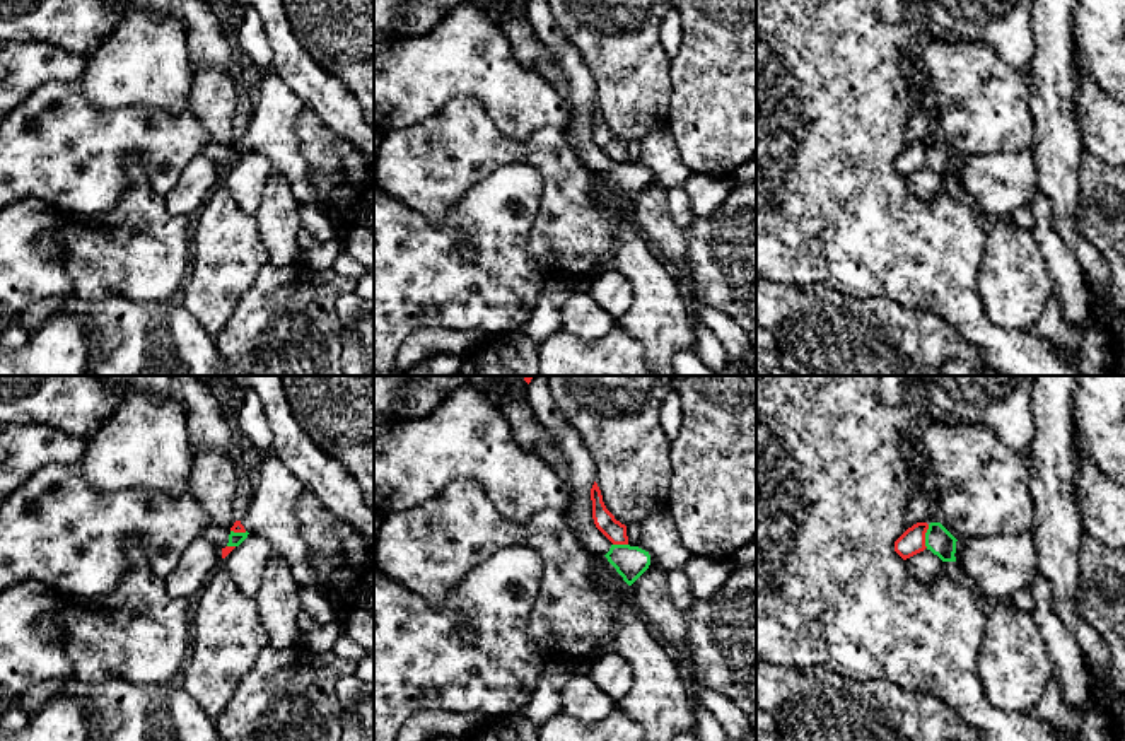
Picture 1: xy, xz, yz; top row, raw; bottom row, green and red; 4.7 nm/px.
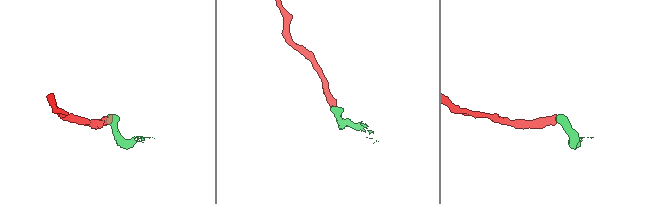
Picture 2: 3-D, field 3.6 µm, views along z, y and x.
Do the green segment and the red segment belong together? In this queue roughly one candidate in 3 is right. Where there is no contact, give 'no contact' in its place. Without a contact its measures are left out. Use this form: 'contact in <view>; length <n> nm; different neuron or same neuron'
contact in yz; length 110 nm; different neuron

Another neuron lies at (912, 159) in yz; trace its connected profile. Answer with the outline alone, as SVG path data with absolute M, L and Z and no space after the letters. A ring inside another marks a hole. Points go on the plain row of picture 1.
M917 140L912 145L908 145L896 159L895 159L895 169L903 176L910 176L920 169L924 169L925 164L925 150L929 147L927 140Z

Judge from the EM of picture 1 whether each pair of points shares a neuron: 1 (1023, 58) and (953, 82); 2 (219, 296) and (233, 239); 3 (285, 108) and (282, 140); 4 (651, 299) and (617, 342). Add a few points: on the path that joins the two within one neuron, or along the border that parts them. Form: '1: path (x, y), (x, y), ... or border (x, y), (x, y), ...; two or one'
1: border (975, 41), (989, 45), (1026, 79), (1030, 87); two
2: path (219, 282), (227, 253); one
3: path (282, 116), (282, 132); one
4: border (615, 325), (641, 345), (646, 357); two

